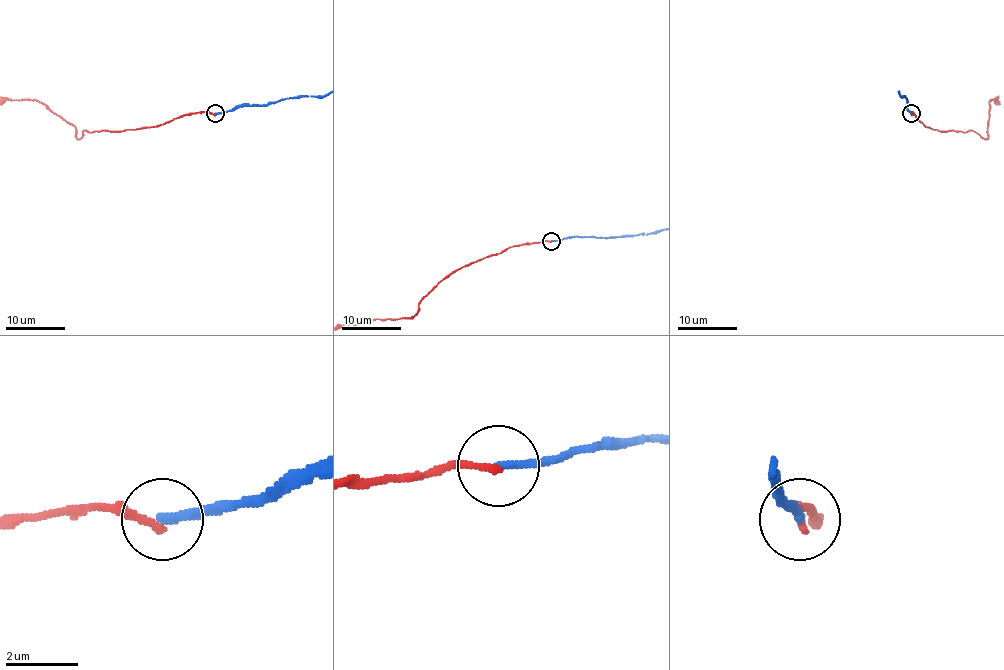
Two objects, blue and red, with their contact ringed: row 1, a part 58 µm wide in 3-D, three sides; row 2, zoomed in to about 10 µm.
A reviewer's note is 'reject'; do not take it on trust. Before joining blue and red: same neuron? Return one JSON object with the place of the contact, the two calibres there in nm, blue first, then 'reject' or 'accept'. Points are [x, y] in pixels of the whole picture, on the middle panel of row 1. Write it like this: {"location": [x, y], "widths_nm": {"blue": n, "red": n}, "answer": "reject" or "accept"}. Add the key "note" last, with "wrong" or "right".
{"location": [551, 241], "widths_nm": {"blue": 240, "red": 180}, "answer": "reject", "note": "right"}

